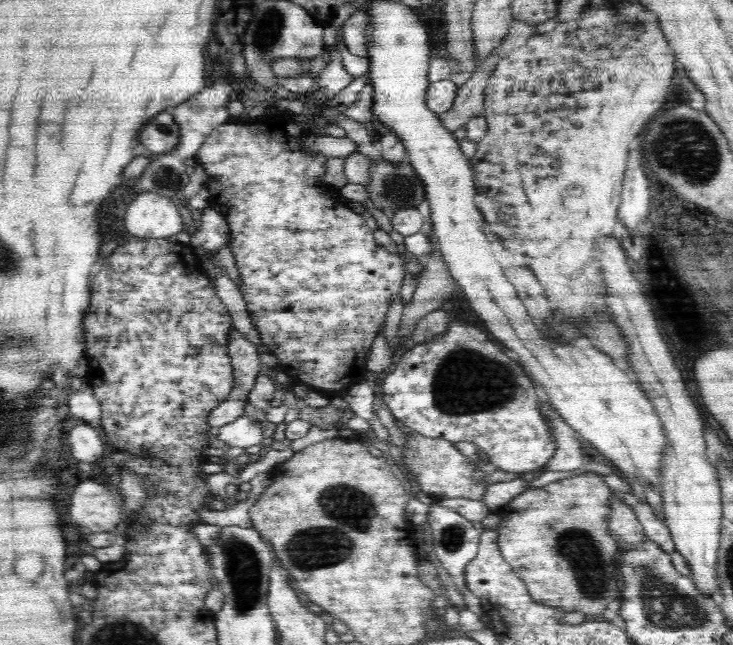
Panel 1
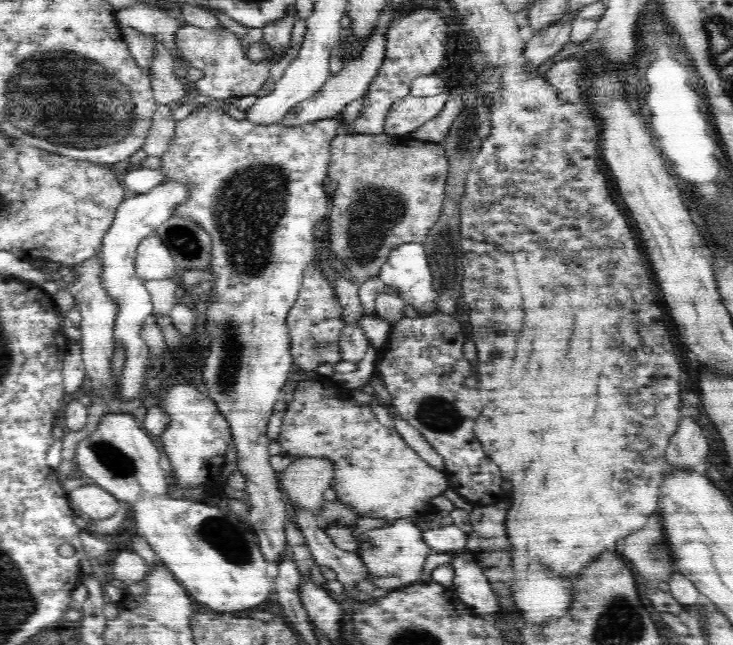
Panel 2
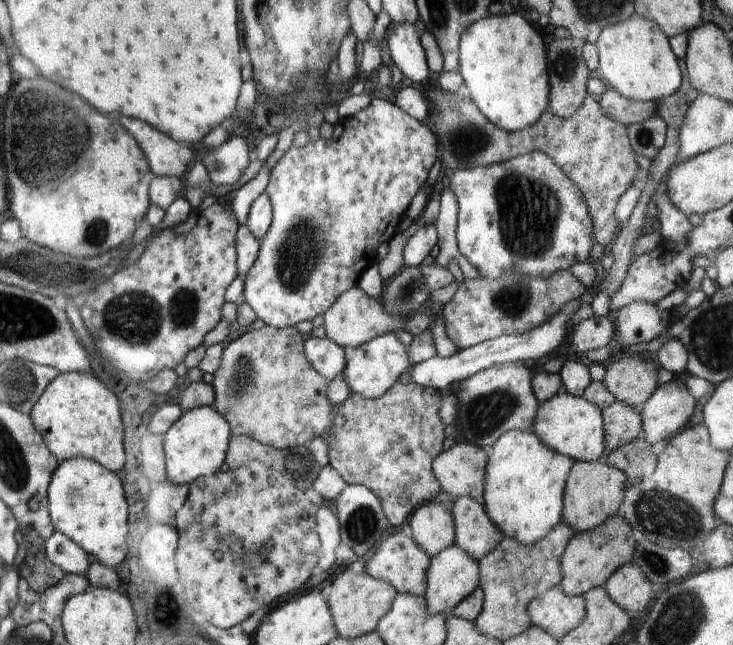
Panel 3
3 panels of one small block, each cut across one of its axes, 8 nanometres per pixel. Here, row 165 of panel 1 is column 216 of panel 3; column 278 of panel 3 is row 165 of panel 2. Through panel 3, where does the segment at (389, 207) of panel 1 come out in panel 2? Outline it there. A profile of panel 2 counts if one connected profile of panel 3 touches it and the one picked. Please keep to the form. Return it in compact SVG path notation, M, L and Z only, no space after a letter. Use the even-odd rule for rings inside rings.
M342 132L334 135L332 142L330 143L330 164L328 165L327 176L334 180L334 183L338 185L338 189L334 190L334 196L332 196L332 208L328 214L330 223L329 227L329 240L330 250L334 252L335 256L347 266L349 274L346 274L347 279L353 282L356 286L360 287L366 280L379 276L382 266L386 260L388 260L389 254L396 247L401 244L408 244L410 242L416 242L423 244L426 240L426 234L436 224L439 219L441 206L445 199L445 187L447 182L447 174L449 172L449 164L444 149L440 143L432 141L418 140L409 135L401 135L398 137L390 137L386 133L380 136L364 136L363 134L348 134Z

